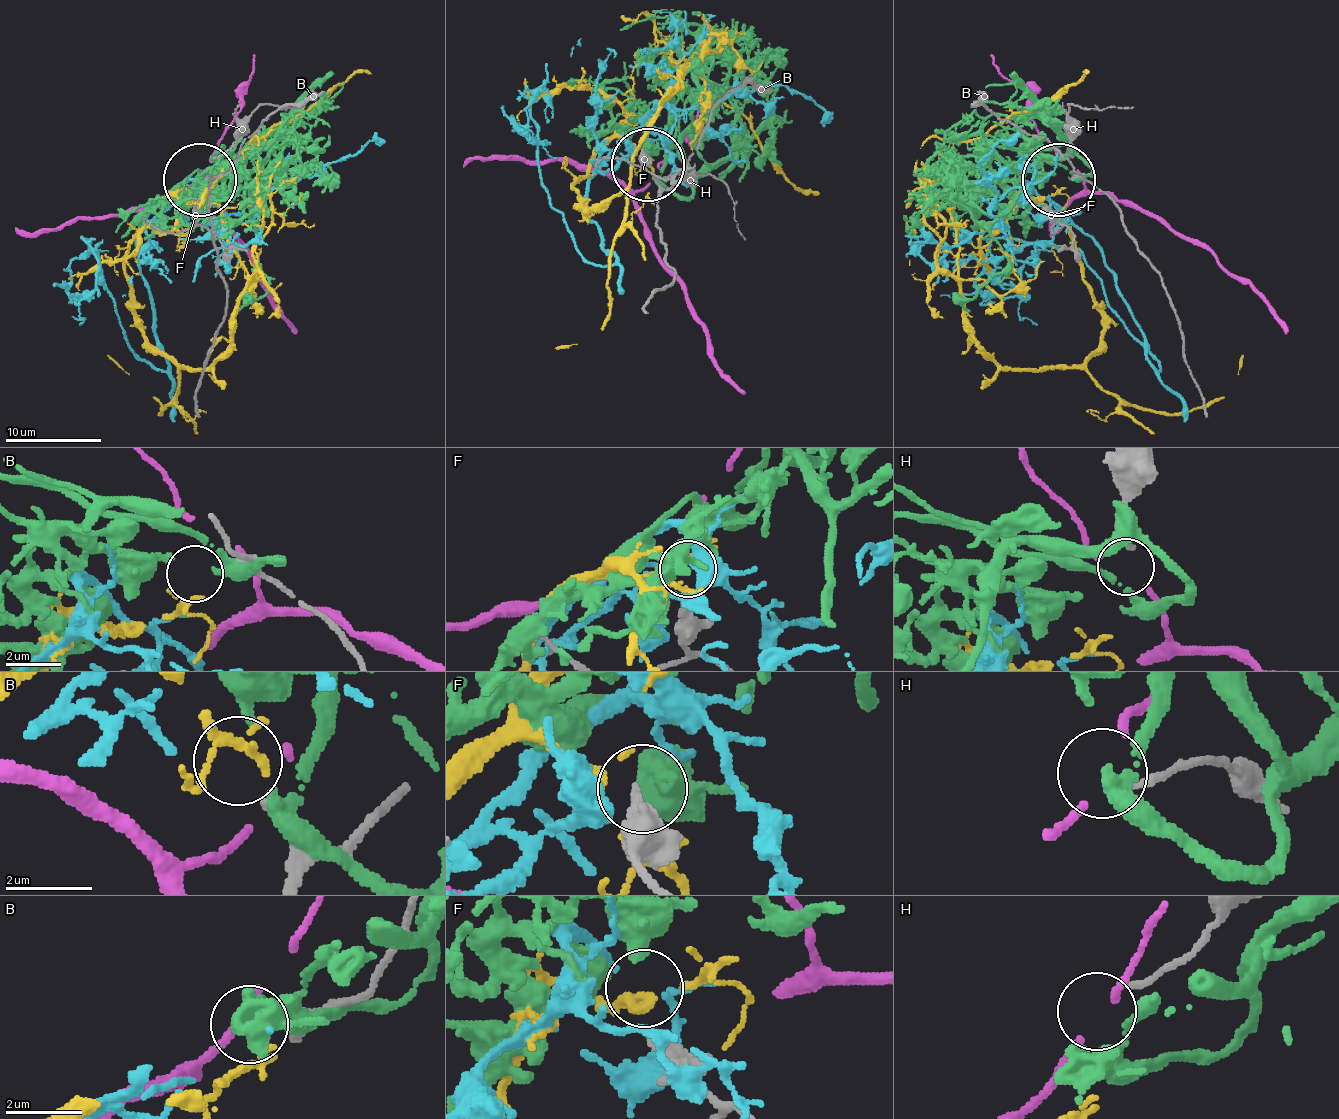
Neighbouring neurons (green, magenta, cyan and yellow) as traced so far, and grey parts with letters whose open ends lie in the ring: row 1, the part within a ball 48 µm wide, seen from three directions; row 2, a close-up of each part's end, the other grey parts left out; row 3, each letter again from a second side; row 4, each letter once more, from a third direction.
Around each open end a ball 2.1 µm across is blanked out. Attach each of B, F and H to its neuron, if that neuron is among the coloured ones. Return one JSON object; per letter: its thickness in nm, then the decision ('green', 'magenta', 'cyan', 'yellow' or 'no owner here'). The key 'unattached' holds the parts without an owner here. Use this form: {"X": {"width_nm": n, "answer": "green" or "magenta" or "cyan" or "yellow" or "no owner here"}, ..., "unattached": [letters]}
{"B": {"width_nm": 190, "answer": "no owner here"}, "F": {"width_nm": 360, "answer": "no owner here"}, "H": {"width_nm": 170, "answer": "magenta"}, "unattached": ["B", "F"]}

